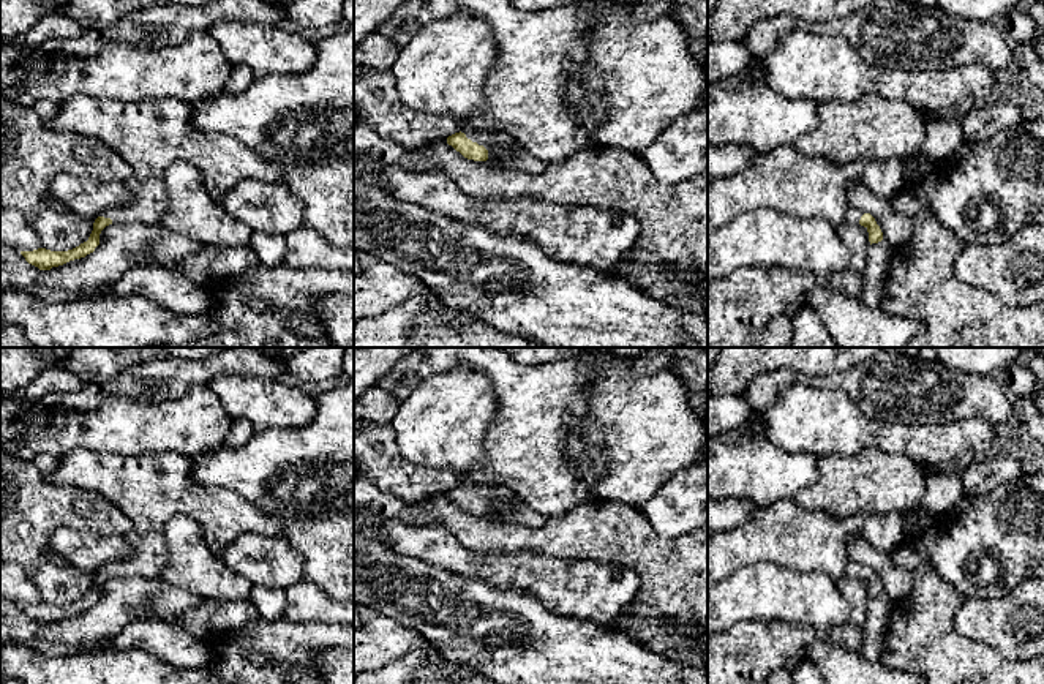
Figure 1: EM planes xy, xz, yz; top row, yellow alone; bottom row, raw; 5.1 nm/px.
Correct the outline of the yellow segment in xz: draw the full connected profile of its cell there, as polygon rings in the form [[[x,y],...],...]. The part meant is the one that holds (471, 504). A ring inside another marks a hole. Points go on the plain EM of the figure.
[[[460,485],[449,490],[447,498],[460,505],[464,512],[474,515],[486,515],[488,504],[494,499],[510,502],[513,505],[513,513],[510,517],[512,523],[532,529],[540,529],[546,523],[545,515],[529,509],[524,501],[509,487]]]

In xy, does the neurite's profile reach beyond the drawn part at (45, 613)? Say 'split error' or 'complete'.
split error

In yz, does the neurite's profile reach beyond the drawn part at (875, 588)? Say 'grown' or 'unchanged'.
grown

